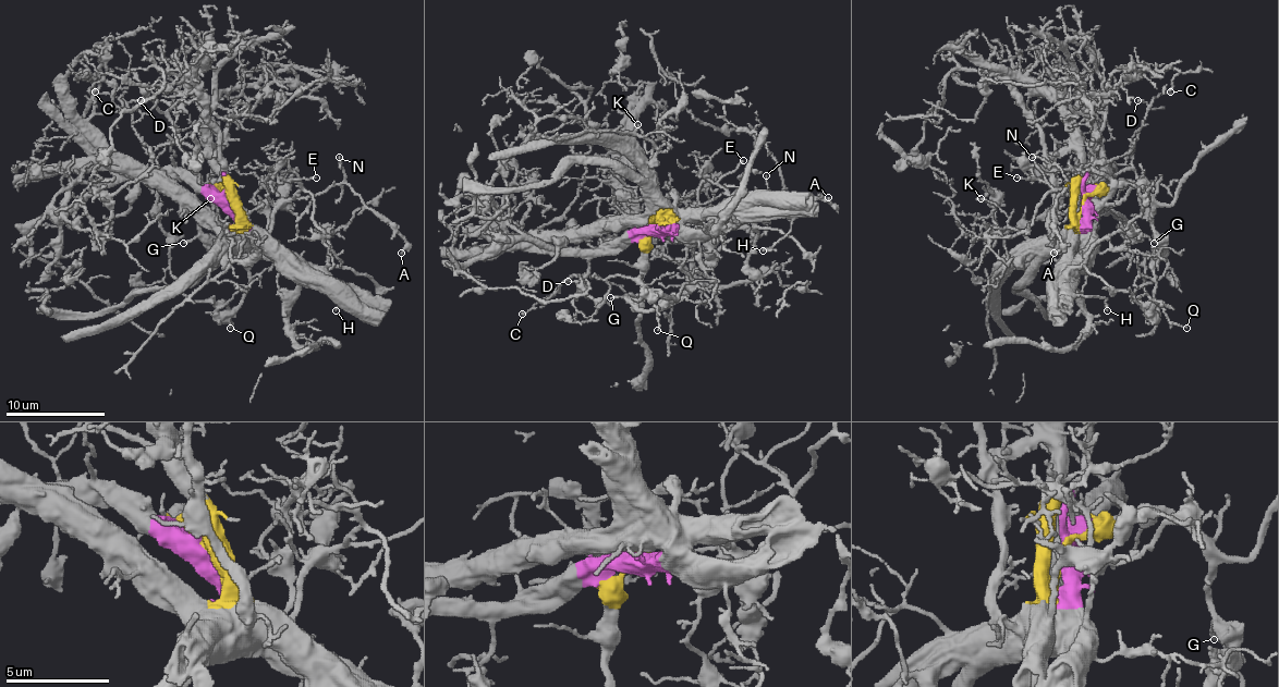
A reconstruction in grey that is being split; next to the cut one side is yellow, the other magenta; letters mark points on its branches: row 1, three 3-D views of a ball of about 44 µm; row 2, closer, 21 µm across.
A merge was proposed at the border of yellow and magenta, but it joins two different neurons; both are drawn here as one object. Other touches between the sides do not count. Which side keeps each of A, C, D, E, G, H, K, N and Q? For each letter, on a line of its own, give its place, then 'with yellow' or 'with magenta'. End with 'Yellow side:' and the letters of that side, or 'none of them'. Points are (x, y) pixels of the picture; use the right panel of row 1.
A: at (1054, 253); with yellow
C: at (1170, 91); with magenta
D: at (1137, 100); with magenta
E: at (1016, 178); with yellow
G: at (1154, 243); with yellow
H: at (1107, 310); with magenta
K: at (981, 198); with yellow
N: at (1032, 157); with yellow
Q: at (1186, 328); with magenta
Yellow side: A, E, G, K, N

